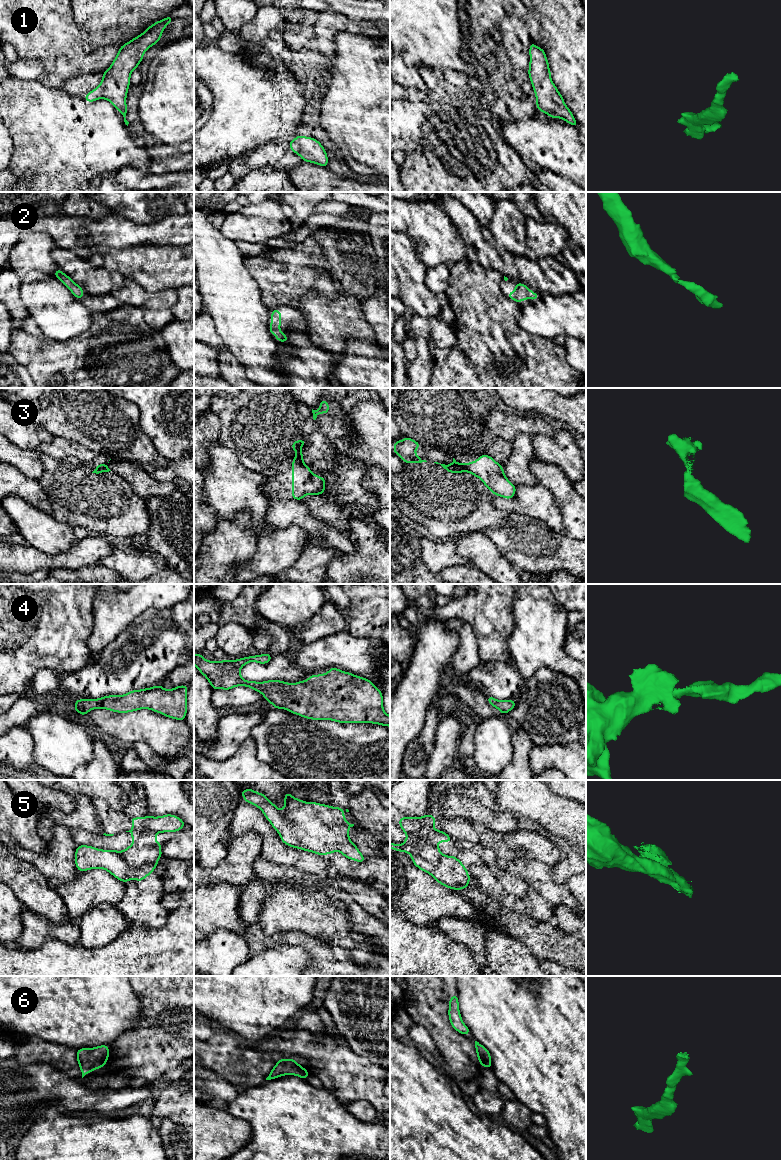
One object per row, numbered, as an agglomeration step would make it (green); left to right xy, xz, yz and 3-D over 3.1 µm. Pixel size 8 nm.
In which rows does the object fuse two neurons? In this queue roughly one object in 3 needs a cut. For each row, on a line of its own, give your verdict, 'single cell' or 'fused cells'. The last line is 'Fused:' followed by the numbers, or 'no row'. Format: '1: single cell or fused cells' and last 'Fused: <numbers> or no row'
1: single cell
2: single cell
3: fused cells
4: single cell
5: single cell
6: single cell
Fused: 3

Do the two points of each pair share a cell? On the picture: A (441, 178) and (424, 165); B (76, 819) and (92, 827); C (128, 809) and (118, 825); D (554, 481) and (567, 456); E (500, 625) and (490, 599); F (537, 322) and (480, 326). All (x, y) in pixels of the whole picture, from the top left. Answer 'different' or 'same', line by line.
A: same
B: same
C: different
D: different
E: same
F: different

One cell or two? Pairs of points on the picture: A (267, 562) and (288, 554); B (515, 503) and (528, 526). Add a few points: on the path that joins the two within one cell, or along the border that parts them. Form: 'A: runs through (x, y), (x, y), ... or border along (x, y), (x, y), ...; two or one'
A: runs through (272, 557), (275, 554), (283, 554); one
B: border along (508, 513), (523, 513), (543, 522); two

